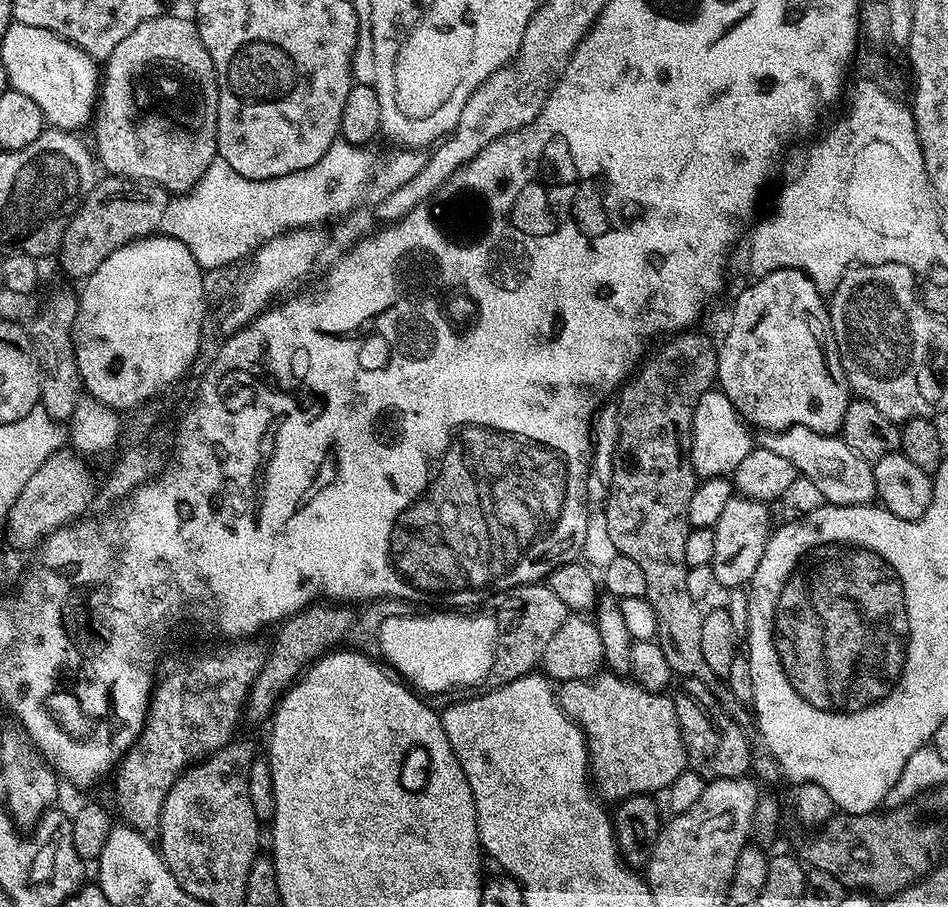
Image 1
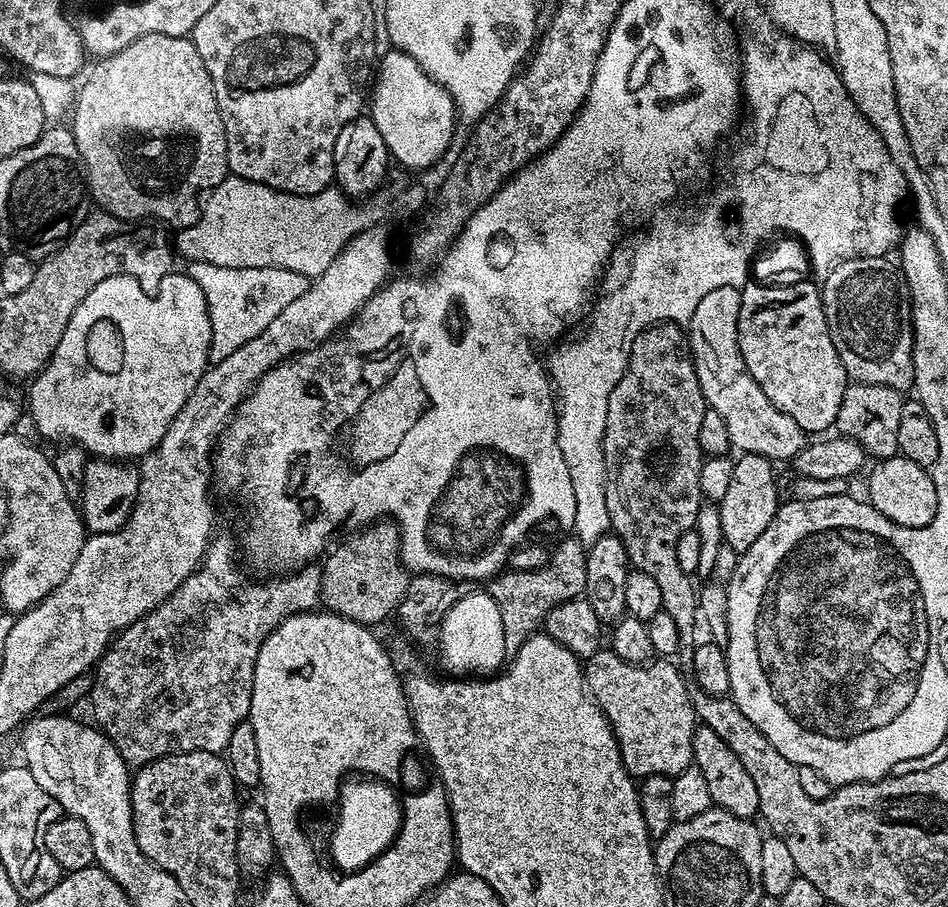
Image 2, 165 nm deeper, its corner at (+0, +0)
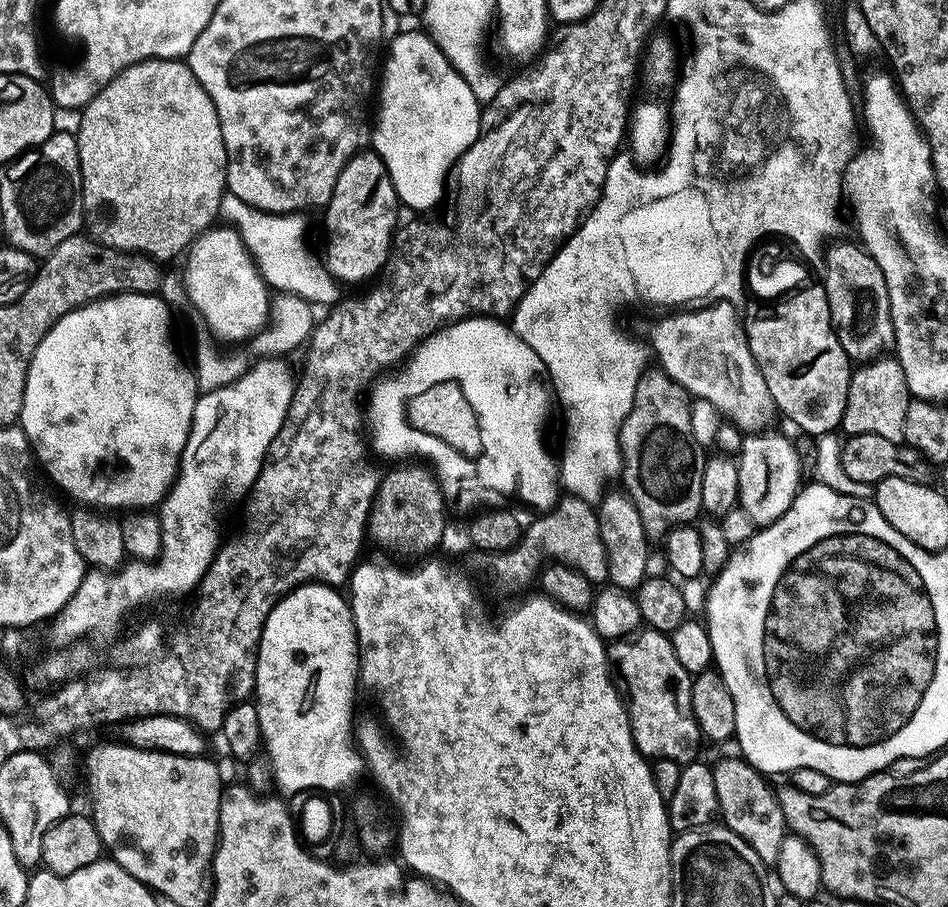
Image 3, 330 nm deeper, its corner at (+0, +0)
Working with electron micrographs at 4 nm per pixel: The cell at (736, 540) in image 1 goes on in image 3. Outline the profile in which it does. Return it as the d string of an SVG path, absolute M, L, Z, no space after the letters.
M757 430L745 435L738 453L738 504L756 526L767 526L782 518L802 487L800 456L795 446L772 431Z

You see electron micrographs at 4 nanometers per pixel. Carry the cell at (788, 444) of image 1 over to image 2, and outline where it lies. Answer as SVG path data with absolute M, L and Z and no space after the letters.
M718 286L718 290L710 290L710 294L698 302L692 319L686 324L688 351L692 354L704 400L711 411L722 414L722 422L726 422L726 431L730 433L732 448L740 454L764 456L773 462L788 462L810 440L798 422L790 418L790 414L782 414L782 410L778 410L774 402L762 394L762 386L758 386L750 370L746 370L746 362L738 346L740 294L739 288Z

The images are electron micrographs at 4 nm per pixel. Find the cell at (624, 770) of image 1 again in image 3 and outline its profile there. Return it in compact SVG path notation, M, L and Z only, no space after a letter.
M644 626L632 633L630 636L623 636L620 640L613 640L607 645L609 661L614 665L615 675L618 677L619 683L622 685L623 695L626 697L626 707L628 710L628 721L632 727L632 737L636 743L636 749L640 751L646 758L651 758L653 761L658 760L673 760L681 766L691 764L697 759L696 756L700 752L700 744L702 745L702 737L700 728L697 726L696 719L692 713L692 681L694 677L682 666L682 662L678 662L678 657L674 655L674 646L671 639L665 633L654 630L653 628Z

